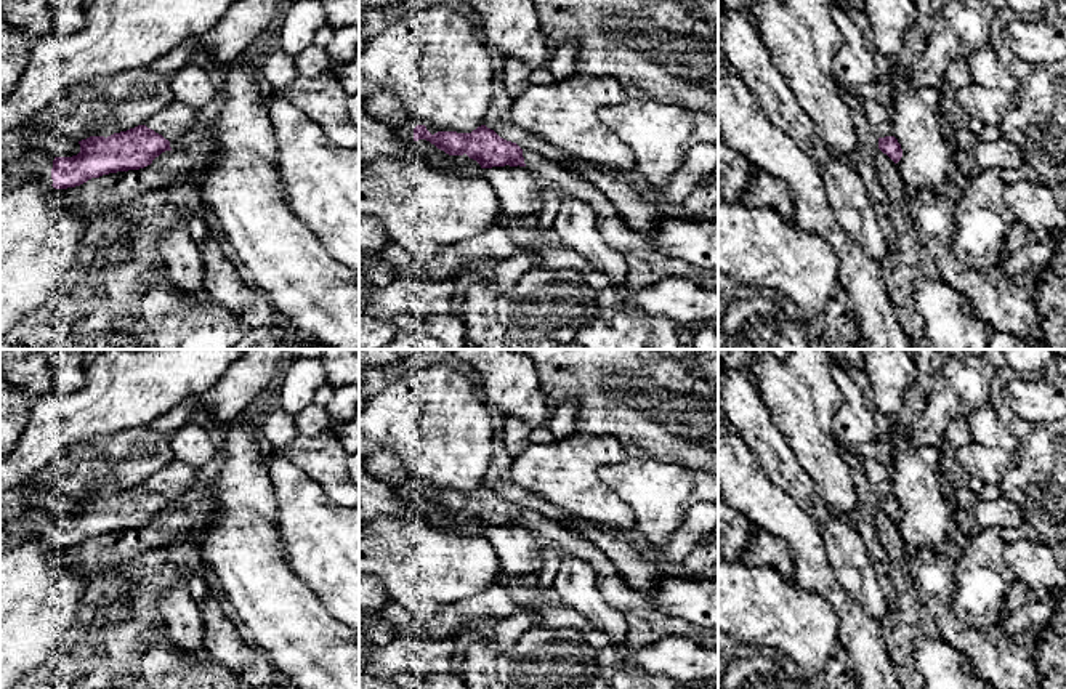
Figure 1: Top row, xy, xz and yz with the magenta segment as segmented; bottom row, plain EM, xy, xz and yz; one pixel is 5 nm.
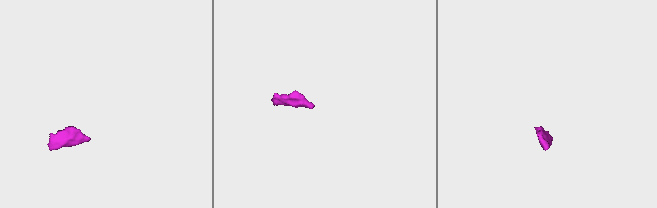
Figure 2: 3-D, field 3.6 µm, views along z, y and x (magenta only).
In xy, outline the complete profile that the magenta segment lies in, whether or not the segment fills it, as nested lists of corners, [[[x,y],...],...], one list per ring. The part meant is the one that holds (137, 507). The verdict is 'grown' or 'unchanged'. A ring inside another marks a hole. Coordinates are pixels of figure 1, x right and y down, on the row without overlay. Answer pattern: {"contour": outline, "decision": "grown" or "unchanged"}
{"contour": [[[173,458],[144,484],[107,497],[79,500],[77,514],[53,516],[45,510],[27,510],[21,518],[0,526],[0,554],[37,537],[55,548],[67,548],[103,534],[144,527],[162,511],[172,510],[170,502],[196,481],[196,469]]], "decision": "grown"}

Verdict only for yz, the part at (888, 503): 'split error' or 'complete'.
split error

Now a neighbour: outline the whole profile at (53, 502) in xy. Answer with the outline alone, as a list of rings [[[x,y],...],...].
[[[24,484],[0,495],[0,524],[10,524],[27,510],[45,510],[53,516],[72,516],[80,511],[79,500],[74,500],[45,484],[26,489]]]

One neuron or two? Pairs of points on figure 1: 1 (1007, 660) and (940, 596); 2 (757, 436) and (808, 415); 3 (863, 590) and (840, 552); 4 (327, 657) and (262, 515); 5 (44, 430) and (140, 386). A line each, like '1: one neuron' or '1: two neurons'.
1: one neuron
2: two neurons
3: one neuron
4: one neuron
5: one neuron

